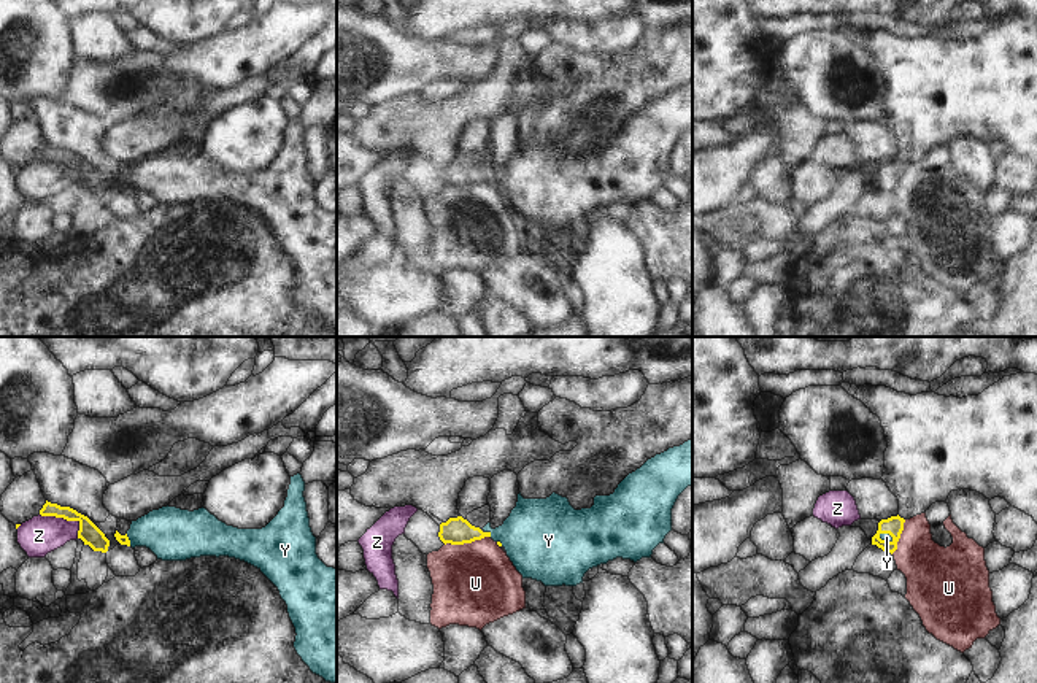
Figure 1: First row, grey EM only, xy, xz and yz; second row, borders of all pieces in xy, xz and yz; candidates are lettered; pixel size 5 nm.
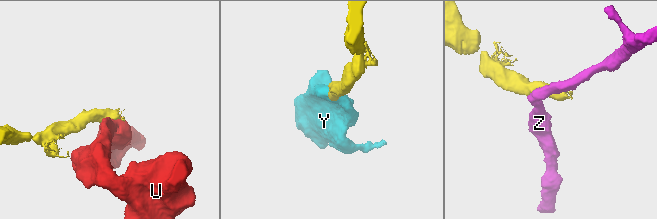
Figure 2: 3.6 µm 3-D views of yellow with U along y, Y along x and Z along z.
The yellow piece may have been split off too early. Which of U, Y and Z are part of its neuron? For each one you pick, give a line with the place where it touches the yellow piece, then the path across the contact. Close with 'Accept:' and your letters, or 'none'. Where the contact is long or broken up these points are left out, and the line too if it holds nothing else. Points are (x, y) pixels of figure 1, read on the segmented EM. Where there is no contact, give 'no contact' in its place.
Y: contact xz (488, 532); way xz (456, 531), (488, 532), (537, 536)
Accept: Y

